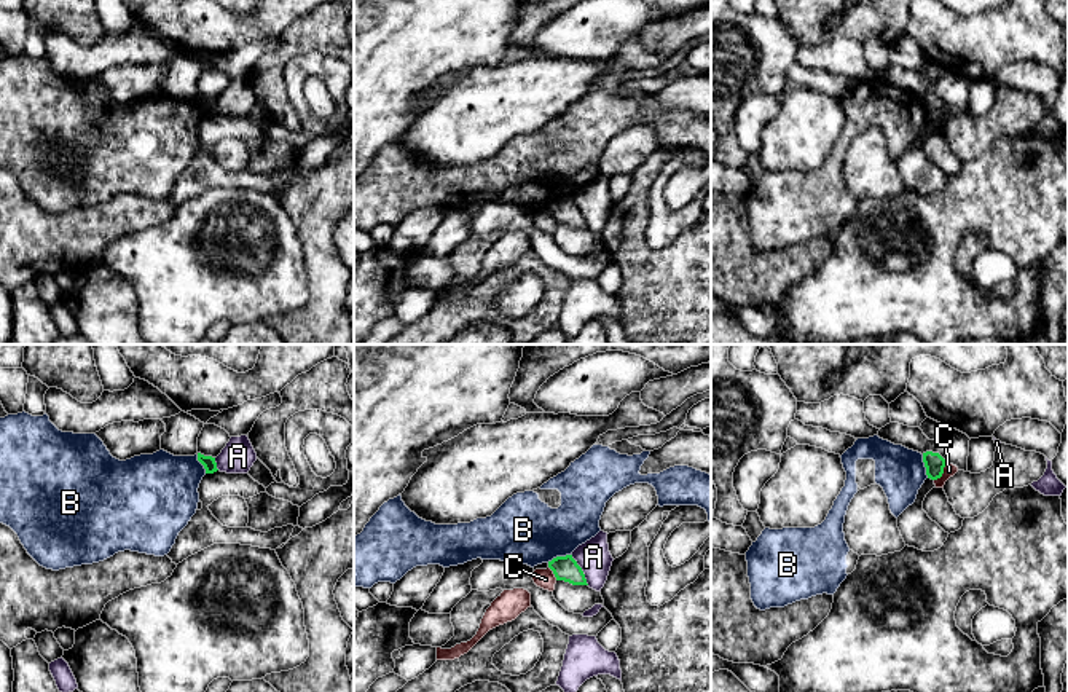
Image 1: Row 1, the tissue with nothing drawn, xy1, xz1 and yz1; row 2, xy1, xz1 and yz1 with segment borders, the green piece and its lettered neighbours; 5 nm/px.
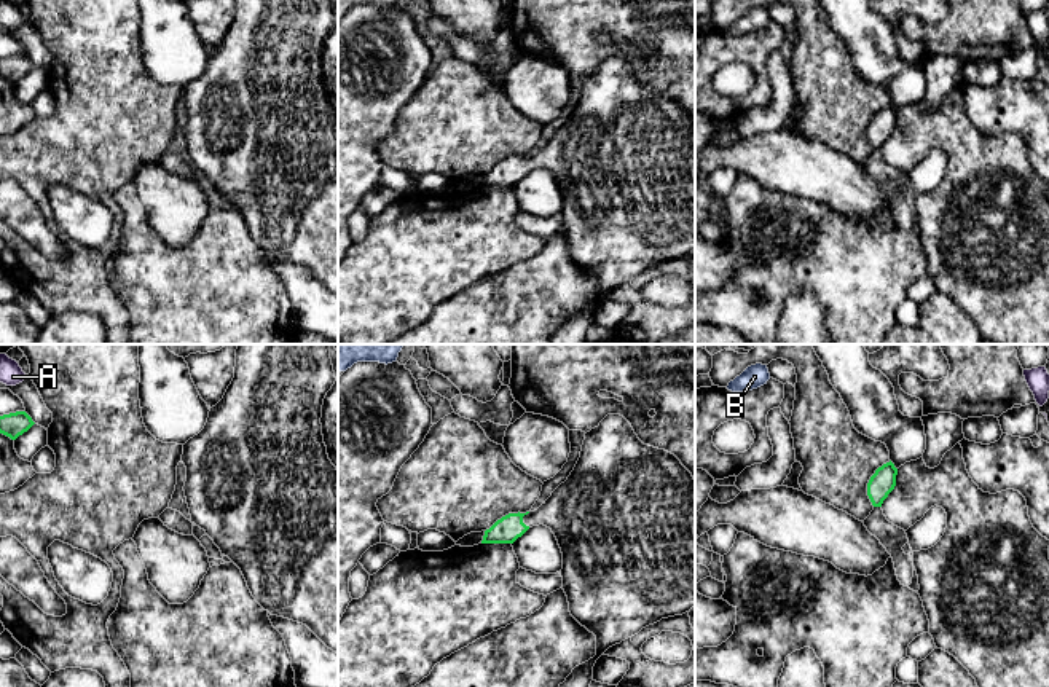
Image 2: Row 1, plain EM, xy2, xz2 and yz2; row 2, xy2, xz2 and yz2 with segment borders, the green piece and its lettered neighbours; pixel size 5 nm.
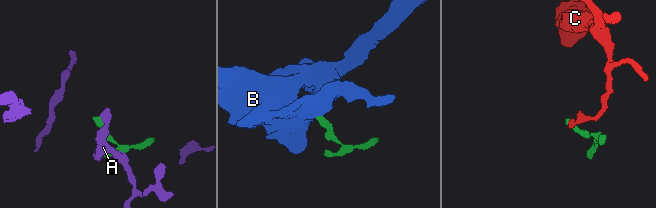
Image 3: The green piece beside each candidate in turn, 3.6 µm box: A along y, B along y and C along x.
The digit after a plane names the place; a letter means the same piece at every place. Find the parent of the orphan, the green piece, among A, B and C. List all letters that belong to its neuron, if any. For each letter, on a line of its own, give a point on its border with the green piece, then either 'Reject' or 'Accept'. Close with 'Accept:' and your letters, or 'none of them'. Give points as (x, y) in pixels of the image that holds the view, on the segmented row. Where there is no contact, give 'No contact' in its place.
A: Touches green at xz1 (581, 570). Reject
B: Touches green at xz1 (558, 557). Reject
C: Touches green at yz1 (942, 472). Reject
Accept: none of them

